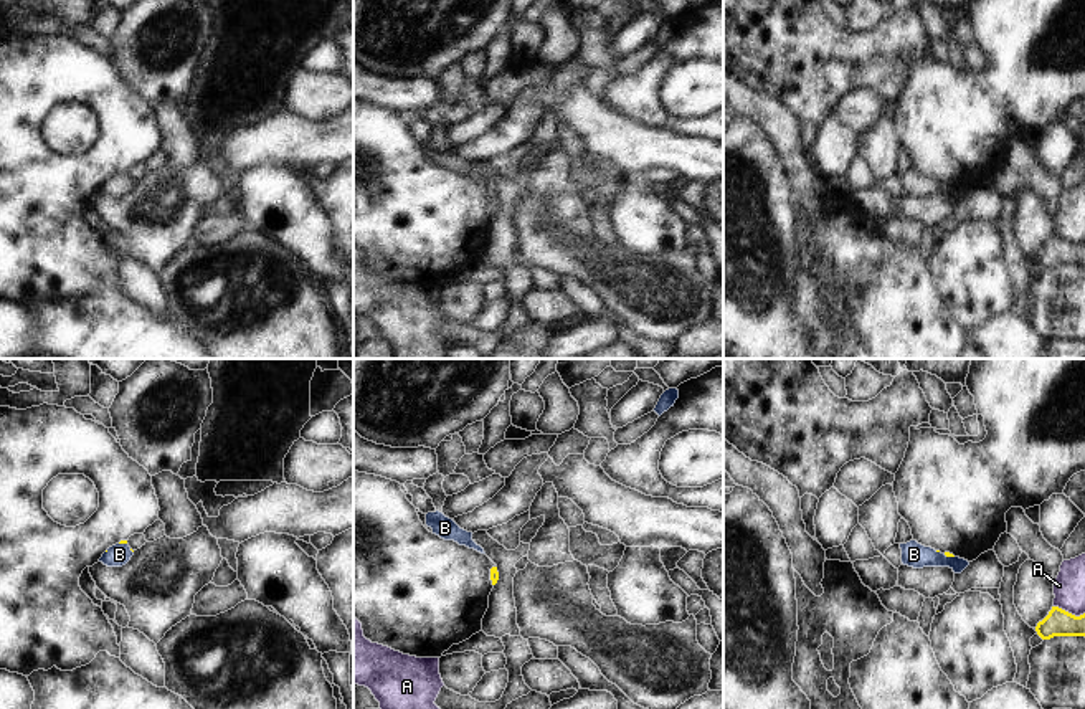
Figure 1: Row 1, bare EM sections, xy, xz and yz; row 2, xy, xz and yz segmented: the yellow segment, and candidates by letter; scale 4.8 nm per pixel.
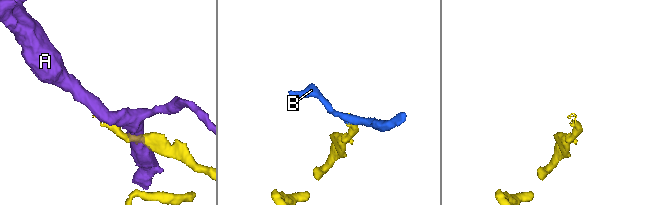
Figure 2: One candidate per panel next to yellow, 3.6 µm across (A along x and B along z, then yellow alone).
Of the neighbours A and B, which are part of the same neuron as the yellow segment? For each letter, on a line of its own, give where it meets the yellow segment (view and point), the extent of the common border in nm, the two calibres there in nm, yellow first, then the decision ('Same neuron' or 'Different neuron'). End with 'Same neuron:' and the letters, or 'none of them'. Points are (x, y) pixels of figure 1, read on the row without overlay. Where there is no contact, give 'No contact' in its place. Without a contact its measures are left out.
A: Touches yellow at yz (1067, 242). Shared border 160 nm. Thickness 130 nm (yellow) against 160 nm. Different neuron
B: Touches yellow at yz (948, 185). Shared border 60 nm. Thickness 20 nm (yellow) against 120 nm. Same neuron
Same neuron: B.

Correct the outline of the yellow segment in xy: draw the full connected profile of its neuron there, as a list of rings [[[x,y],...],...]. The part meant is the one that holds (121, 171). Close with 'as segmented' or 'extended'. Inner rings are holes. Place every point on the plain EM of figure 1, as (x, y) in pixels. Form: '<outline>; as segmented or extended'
[[[121,170],[119,174],[109,177],[99,192],[107,197],[122,197],[130,190],[132,185],[134,180],[129,177],[127,170]]]; extended

